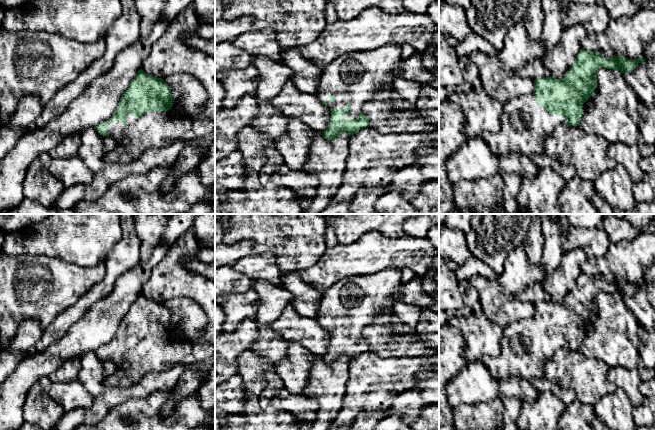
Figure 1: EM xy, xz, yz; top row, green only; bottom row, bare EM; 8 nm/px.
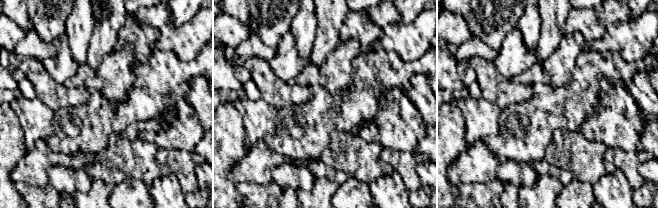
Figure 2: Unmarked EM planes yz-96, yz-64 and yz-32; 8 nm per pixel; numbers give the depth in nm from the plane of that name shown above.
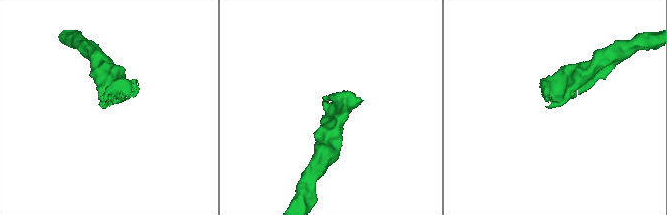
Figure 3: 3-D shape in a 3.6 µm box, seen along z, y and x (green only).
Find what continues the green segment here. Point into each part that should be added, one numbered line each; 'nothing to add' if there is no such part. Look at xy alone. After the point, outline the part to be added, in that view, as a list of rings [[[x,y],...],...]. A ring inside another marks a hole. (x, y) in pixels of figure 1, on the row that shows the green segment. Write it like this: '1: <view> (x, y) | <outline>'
1: xy (115, 130) | [[[121,120],[115,121],[113,124],[108,124],[107,132],[108,135],[113,137],[117,142],[123,138],[124,126]]]

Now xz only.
1: xz (353, 78) | [[[397,44],[344,54],[323,66],[317,96],[322,102],[325,101],[329,108],[345,109],[346,104],[350,103],[351,111],[343,115],[346,120],[348,117],[356,119],[361,113],[362,105],[368,100],[373,100],[379,83],[390,83],[397,79],[394,71],[399,68],[402,60],[401,46]]]

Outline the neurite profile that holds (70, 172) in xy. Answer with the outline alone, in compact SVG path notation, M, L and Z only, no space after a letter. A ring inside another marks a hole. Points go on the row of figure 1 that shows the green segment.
M78 155L66 160L52 160L50 171L65 188L76 184L88 184L94 177L94 173Z

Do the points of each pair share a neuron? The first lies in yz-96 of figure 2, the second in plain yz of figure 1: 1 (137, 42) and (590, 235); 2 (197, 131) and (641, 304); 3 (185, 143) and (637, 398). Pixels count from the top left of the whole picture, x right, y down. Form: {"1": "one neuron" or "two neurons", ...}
{"1": "one neuron", "2": "two neurons", "3": "two neurons"}

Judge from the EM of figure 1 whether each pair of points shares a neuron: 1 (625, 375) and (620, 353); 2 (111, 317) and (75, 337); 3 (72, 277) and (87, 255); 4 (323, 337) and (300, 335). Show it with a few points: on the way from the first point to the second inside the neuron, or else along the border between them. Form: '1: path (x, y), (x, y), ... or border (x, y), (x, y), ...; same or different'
1: border (610, 367), (623, 366), (636, 369); different
2: path (102, 321), (84, 335); same
3: border (58, 258), (87, 267), (93, 267), (103, 261); different
4: path (317, 337), (306, 335); same

